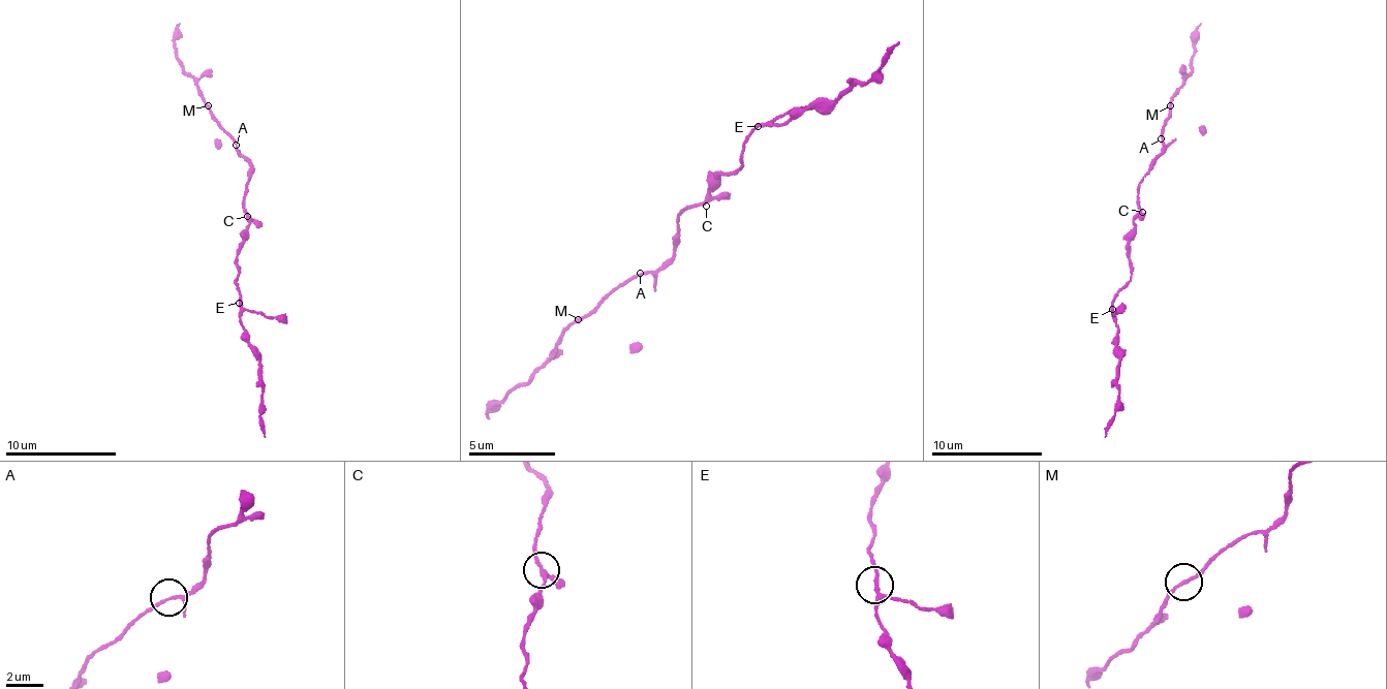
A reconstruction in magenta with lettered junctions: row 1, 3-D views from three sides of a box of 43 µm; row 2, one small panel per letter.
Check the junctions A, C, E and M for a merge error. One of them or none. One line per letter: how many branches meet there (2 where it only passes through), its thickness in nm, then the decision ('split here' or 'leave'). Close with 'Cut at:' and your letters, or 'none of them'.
A: 3 | 130 nm | leave
C: 3 | 190 nm | leave
E: 3 | 140 nm | leave
M: 2 | 150 nm | leave
Cut at: none of them

